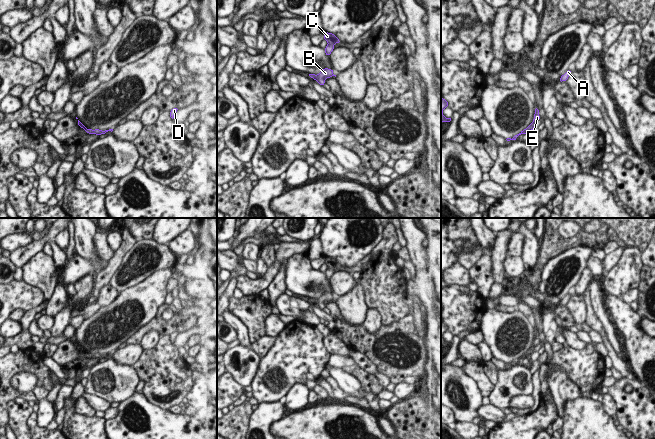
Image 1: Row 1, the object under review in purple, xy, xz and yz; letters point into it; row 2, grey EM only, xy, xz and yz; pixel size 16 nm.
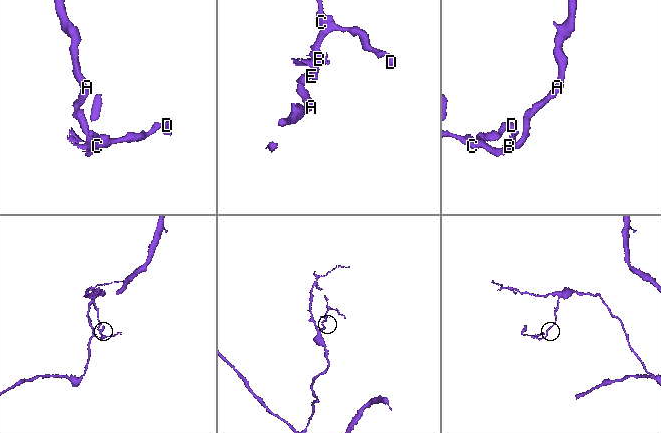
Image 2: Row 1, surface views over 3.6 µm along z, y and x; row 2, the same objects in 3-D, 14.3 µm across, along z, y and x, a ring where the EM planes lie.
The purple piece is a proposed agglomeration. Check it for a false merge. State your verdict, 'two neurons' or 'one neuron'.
one neuron

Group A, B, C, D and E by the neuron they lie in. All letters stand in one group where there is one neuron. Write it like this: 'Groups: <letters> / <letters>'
Groups: A B C D E

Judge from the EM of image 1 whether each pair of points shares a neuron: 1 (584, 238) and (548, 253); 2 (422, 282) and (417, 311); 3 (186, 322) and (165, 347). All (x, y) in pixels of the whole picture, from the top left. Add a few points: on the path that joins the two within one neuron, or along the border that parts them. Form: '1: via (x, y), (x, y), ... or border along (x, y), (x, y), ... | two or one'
1: via (575, 241), (557, 244) | one
2: border along (419, 297), (424, 305) | two
3: border along (169, 335), (160, 337) | two

